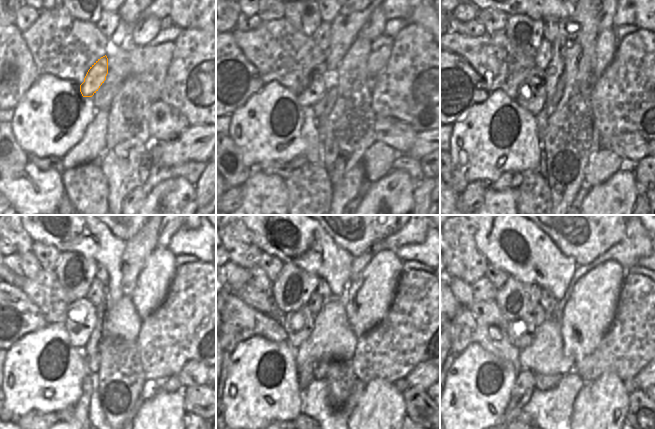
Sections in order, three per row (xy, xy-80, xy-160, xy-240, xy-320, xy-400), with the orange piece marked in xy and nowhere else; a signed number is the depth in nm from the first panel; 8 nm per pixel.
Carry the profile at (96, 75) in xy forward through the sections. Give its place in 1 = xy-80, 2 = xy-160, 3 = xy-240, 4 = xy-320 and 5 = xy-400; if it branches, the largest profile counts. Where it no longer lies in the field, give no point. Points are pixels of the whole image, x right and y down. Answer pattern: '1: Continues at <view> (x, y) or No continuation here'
1: Continues at xy-80 (319, 80)
2: Continues at xy-160 (531, 94)
3: Continues at xy-240 (79, 324)
4: Continues at xy-320 (298, 330)
5: Continues at xy-400 (521, 332).

